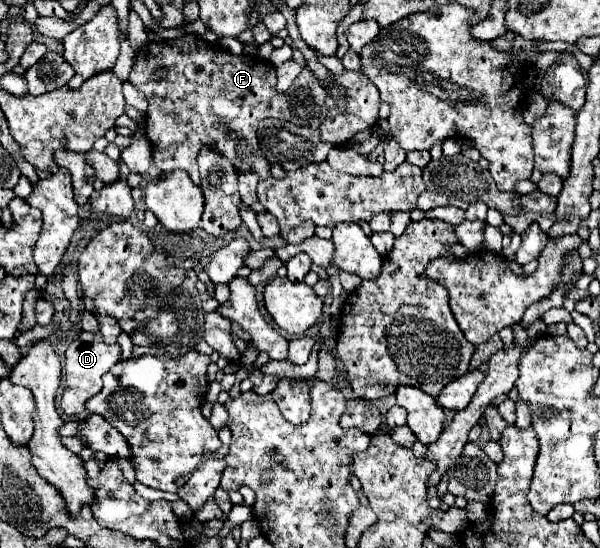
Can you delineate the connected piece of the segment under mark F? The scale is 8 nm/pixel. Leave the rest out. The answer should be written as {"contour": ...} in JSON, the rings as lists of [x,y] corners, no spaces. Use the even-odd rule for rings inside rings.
{"contour":[[[183,34],[181,38],[175,38],[171,42],[149,41],[140,52],[137,52],[129,82],[135,88],[139,88],[149,100],[149,110],[145,114],[145,134],[153,148],[155,166],[161,172],[171,172],[181,168],[189,172],[195,184],[199,184],[199,168],[195,158],[203,146],[211,146],[217,148],[221,154],[225,154],[239,170],[239,174],[257,172],[261,178],[271,176],[269,172],[271,164],[261,154],[255,132],[257,132],[257,124],[265,118],[289,120],[289,102],[285,94],[279,94],[275,90],[277,76],[275,76],[275,68],[269,62],[259,60],[257,56],[251,54],[233,56],[221,50],[215,52],[201,37]],[[159,68],[167,70],[167,76],[163,80],[159,80],[155,74]]]}

